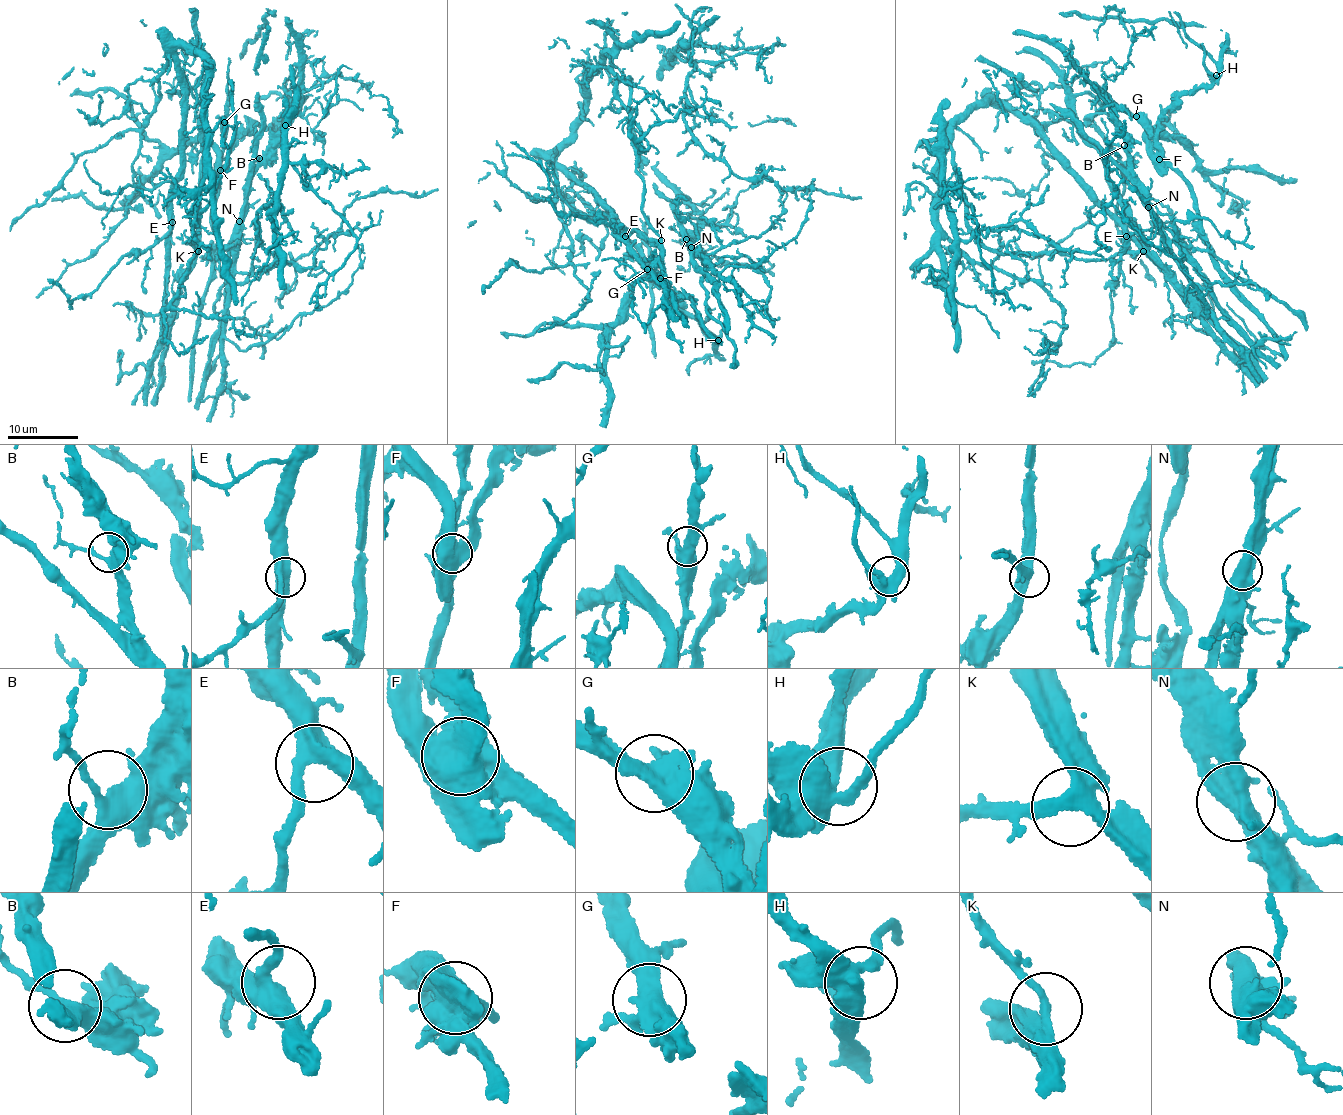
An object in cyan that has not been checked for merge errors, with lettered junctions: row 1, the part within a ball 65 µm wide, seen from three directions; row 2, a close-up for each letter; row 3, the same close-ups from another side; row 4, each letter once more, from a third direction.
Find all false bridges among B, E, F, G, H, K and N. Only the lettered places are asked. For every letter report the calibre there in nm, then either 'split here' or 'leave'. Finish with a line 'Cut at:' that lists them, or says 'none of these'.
B: 400 nm | leave
E: 420 nm | leave
F: 750 nm | split here
G: 460 nm | leave
H: 480 nm | leave
K: 300 nm | leave
N: 480 nm | split here
Cut at: F, N

